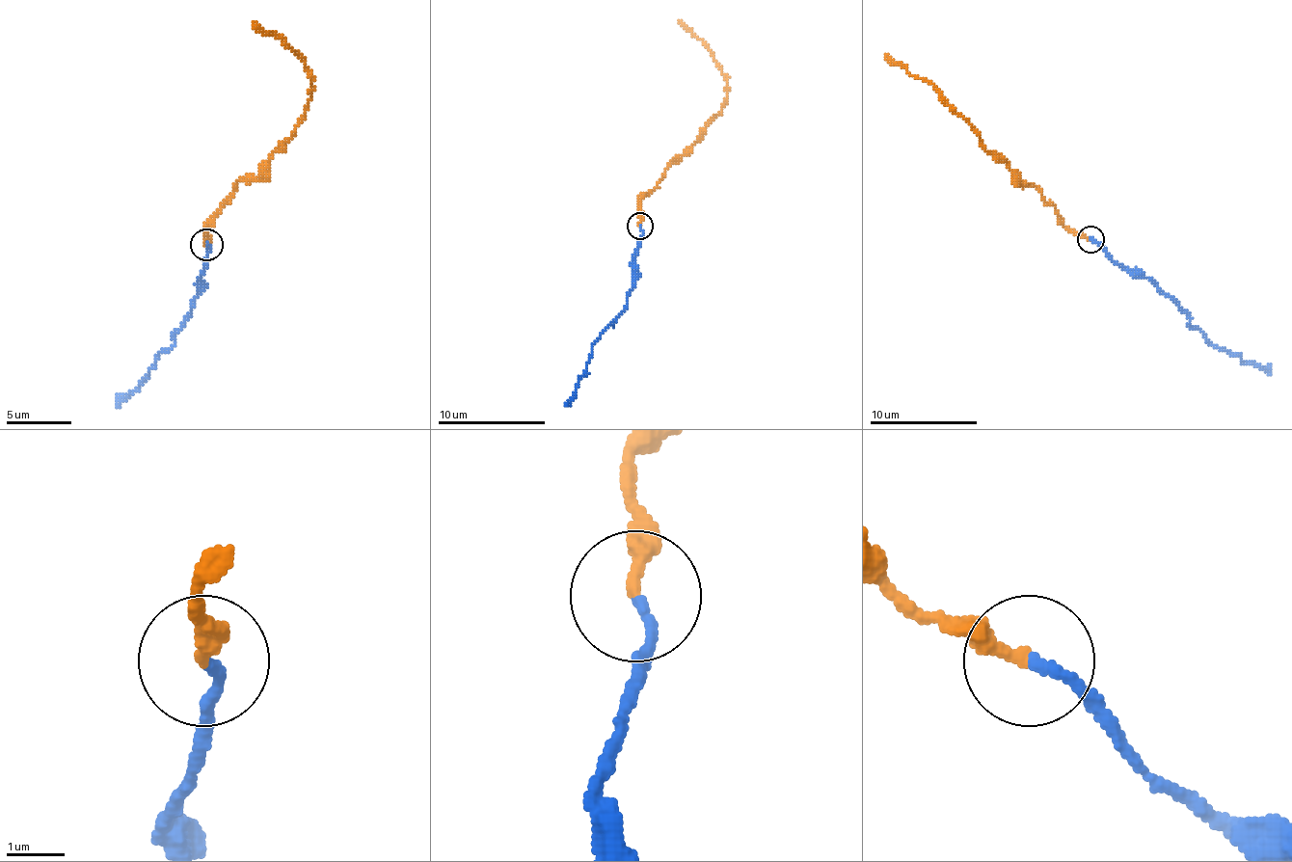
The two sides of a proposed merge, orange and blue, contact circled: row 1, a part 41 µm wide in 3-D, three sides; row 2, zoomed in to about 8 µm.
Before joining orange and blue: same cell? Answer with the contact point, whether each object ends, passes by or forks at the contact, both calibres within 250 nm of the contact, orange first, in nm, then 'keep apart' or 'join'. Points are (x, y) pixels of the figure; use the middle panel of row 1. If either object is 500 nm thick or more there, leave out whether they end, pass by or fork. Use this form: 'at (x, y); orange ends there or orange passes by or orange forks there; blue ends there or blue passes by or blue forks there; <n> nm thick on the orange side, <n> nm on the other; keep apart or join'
at (640, 226); orange ends there; blue ends there; 240 nm thick on the orange side, 170 nm on the other; join

